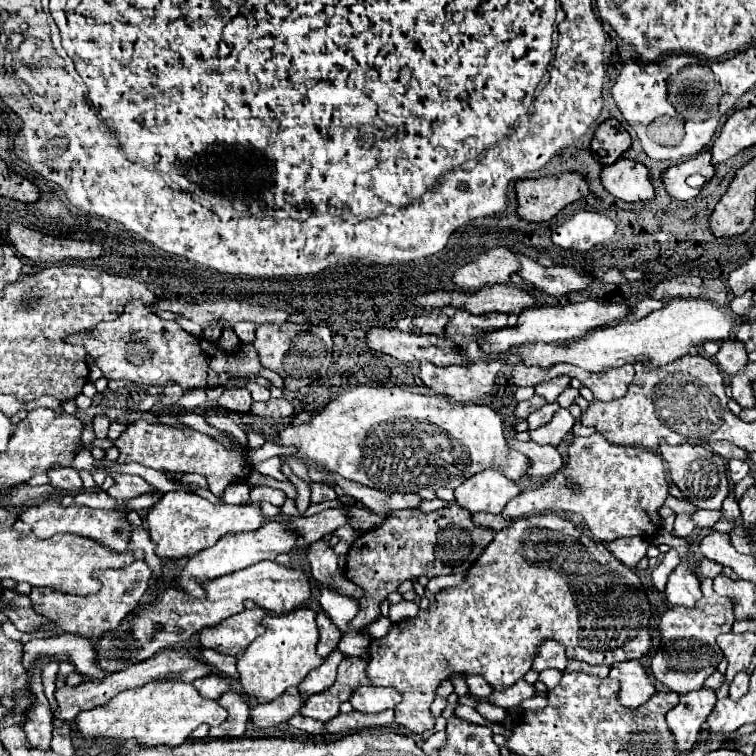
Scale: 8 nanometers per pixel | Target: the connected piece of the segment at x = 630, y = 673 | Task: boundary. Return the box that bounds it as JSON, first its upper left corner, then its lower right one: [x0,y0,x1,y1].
[609,660,657,708]

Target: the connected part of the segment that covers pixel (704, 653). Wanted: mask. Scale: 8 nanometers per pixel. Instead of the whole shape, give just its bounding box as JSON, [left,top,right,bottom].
[651,580,735,694]

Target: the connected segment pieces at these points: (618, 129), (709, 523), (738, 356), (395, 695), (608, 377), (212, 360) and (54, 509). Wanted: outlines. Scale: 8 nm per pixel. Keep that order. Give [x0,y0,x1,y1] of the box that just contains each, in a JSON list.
[[591,118,631,164],[693,510,721,528],[717,340,747,376],[349,688,401,714],[579,364,633,402],[73,300,263,392],[19,500,131,552]]

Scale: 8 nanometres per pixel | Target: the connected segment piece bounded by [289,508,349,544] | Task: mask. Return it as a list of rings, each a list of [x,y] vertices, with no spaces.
[[[329,508],[323,510],[311,518],[291,518],[289,526],[301,534],[301,538],[311,544],[321,540],[325,534],[333,534],[337,528],[349,524],[349,516],[341,508]]]

